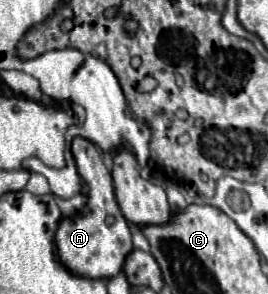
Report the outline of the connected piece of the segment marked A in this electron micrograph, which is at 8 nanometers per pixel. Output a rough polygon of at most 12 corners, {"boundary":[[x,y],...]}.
{"boundary":[[99,150],[71,152],[89,192],[63,218],[59,260],[79,276],[117,276],[133,250]]}

